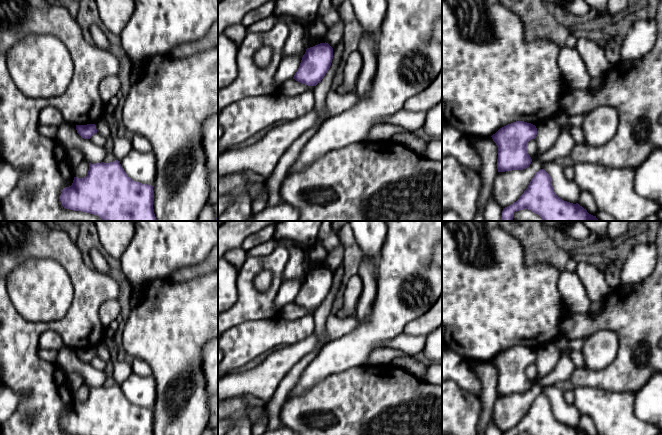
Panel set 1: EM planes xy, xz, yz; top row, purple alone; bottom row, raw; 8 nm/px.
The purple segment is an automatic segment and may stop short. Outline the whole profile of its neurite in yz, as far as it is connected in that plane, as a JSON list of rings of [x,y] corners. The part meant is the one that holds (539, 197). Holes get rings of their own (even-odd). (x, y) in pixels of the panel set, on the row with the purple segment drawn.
[[[544,169],[535,173],[527,189],[516,202],[503,208],[501,221],[513,221],[514,212],[523,209],[538,214],[543,221],[599,221],[578,203],[573,204],[558,197],[553,190],[551,177]]]

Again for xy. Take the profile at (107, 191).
[[[118,160],[89,163],[87,176],[74,177],[72,185],[63,188],[60,201],[66,209],[94,214],[103,221],[157,221],[153,209],[153,186],[129,178]]]

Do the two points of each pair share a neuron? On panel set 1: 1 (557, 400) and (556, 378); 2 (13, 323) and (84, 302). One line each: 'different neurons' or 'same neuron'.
1: different neurons
2: same neuron

